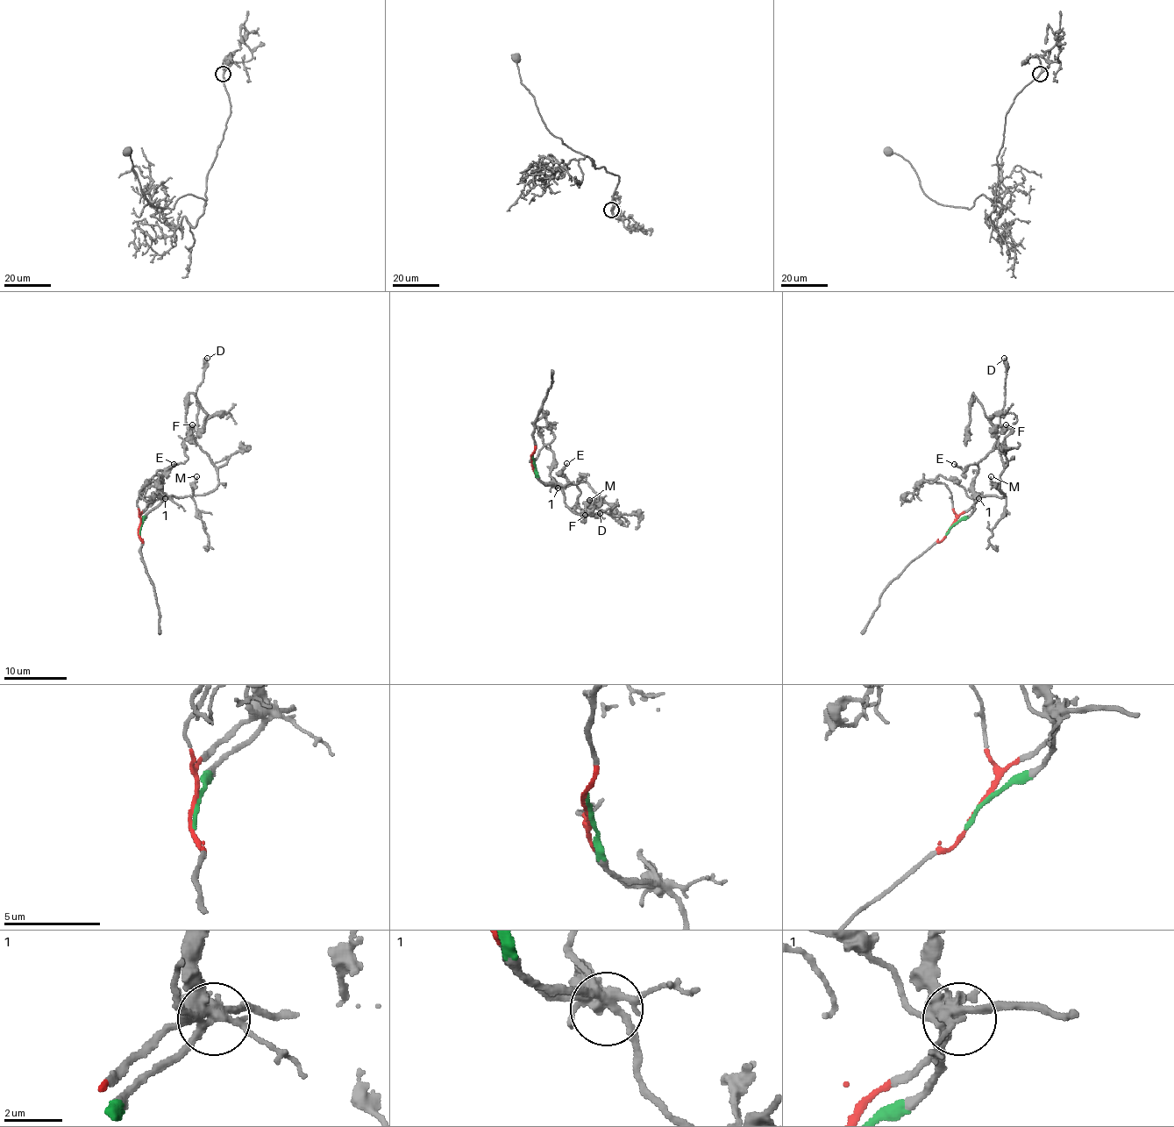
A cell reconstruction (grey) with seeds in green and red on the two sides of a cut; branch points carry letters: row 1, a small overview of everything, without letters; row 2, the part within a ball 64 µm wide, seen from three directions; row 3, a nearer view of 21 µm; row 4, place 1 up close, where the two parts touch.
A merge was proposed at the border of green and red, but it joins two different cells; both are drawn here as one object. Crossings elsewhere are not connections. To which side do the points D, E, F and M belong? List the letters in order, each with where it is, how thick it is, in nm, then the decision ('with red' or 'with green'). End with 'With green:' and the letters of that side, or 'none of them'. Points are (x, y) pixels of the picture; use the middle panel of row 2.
D: at (600, 513); 400 nm thick; with green
E: at (566, 463); 130 nm thick; with red
F: at (585, 515); 360 nm thick; with red
M: at (589, 500); 150 nm thick; with green
With green: D, M

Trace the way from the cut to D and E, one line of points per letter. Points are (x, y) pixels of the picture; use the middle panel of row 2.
D: (532, 460), (536, 474), (553, 482), (572, 511), (597, 514), (611, 510), (589, 508), (589, 514), (601, 513)
E: (532, 460), (532, 468), (544, 482), (554, 482), (559, 488), (567, 484), (562, 472), (567, 464)

